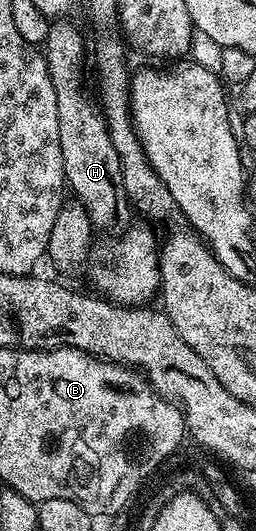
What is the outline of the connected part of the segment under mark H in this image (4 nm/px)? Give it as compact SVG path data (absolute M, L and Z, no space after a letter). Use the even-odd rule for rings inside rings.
M66 18L51 23L44 45L44 55L52 86L56 90L56 114L60 122L60 154L64 158L64 174L69 191L88 210L88 218L95 229L114 232L131 223L132 209L126 199L124 182L120 174L120 158L112 146L106 120L99 105L86 97L82 89L82 59L87 59L88 48L82 45L82 32Z

